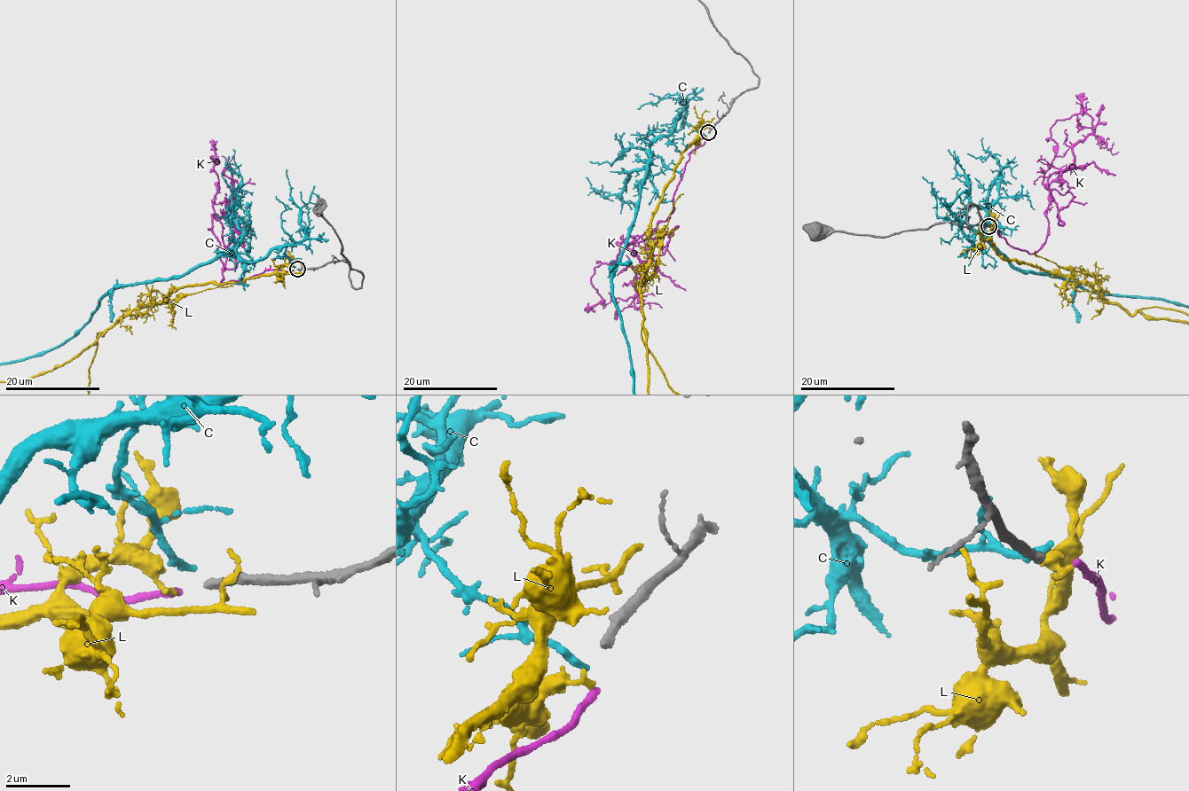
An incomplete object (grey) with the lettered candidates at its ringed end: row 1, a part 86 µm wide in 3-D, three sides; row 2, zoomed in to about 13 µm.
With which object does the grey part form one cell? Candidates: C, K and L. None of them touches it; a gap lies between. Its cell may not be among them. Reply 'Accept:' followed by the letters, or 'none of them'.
Accept: none of them

